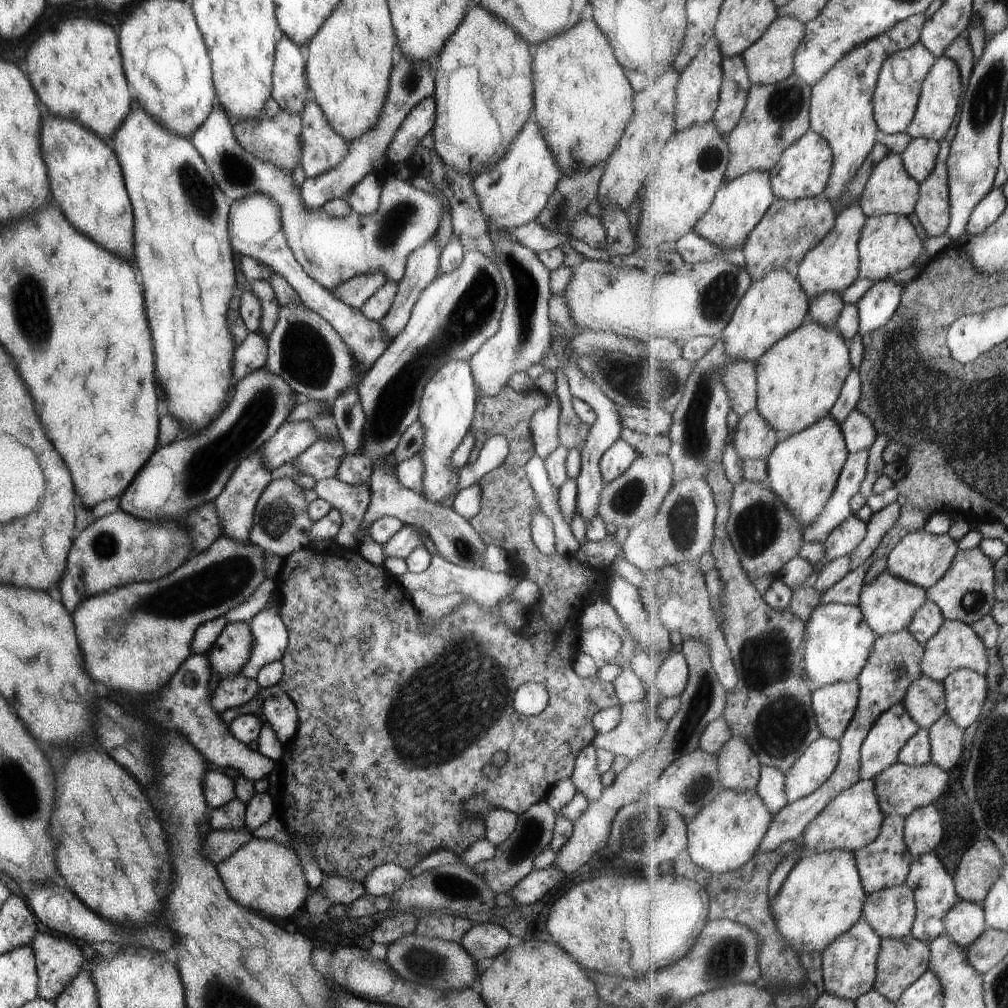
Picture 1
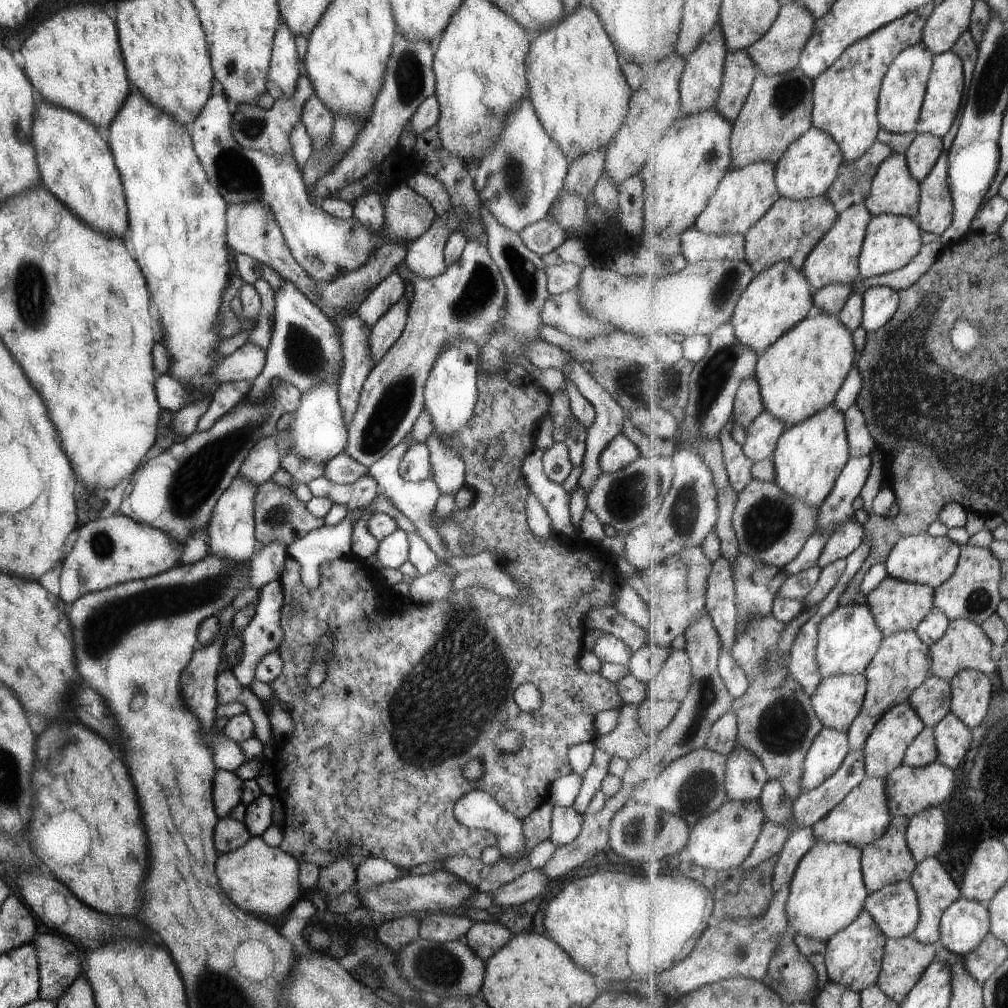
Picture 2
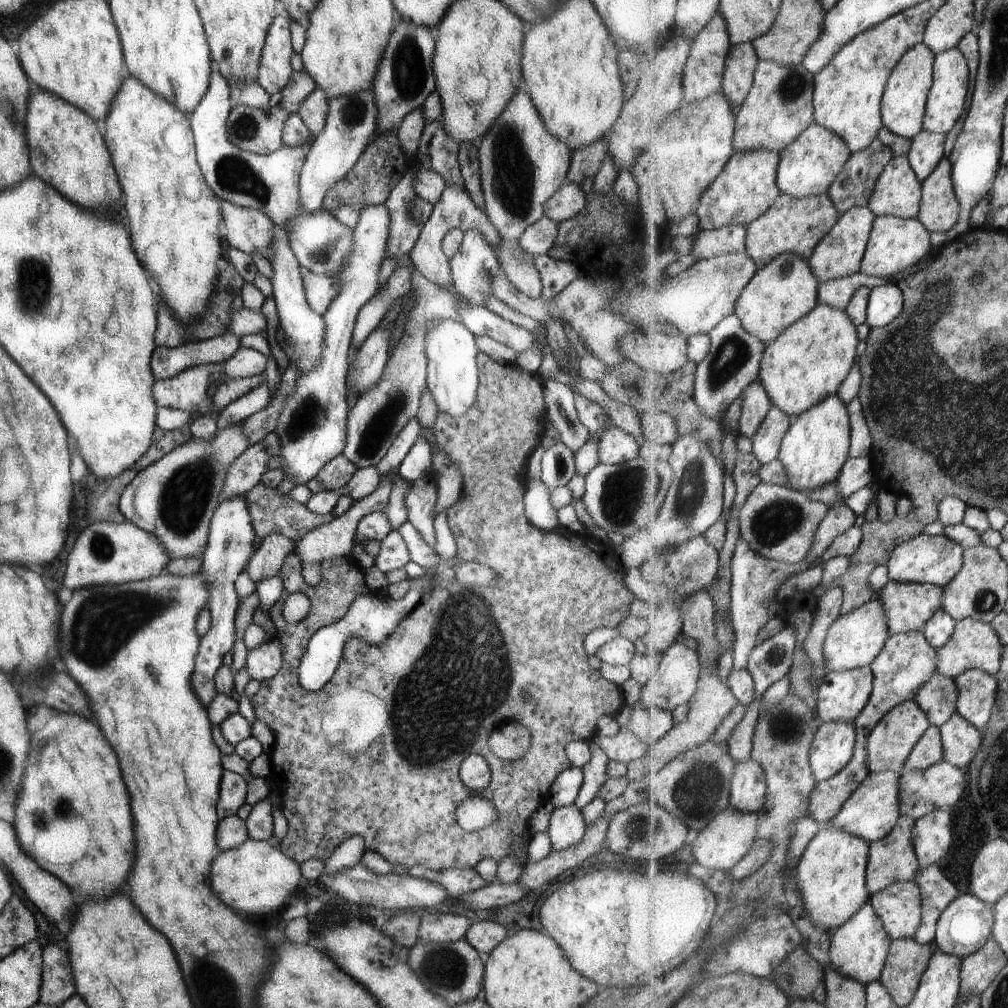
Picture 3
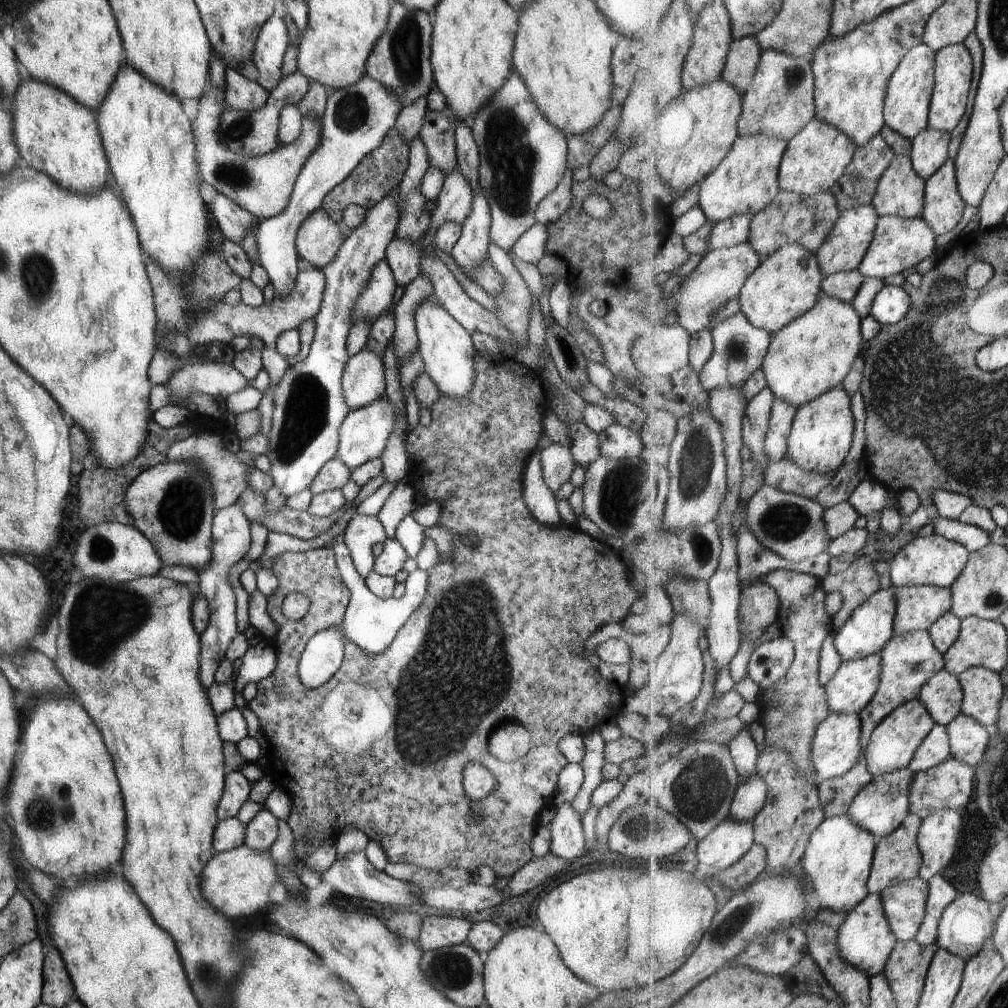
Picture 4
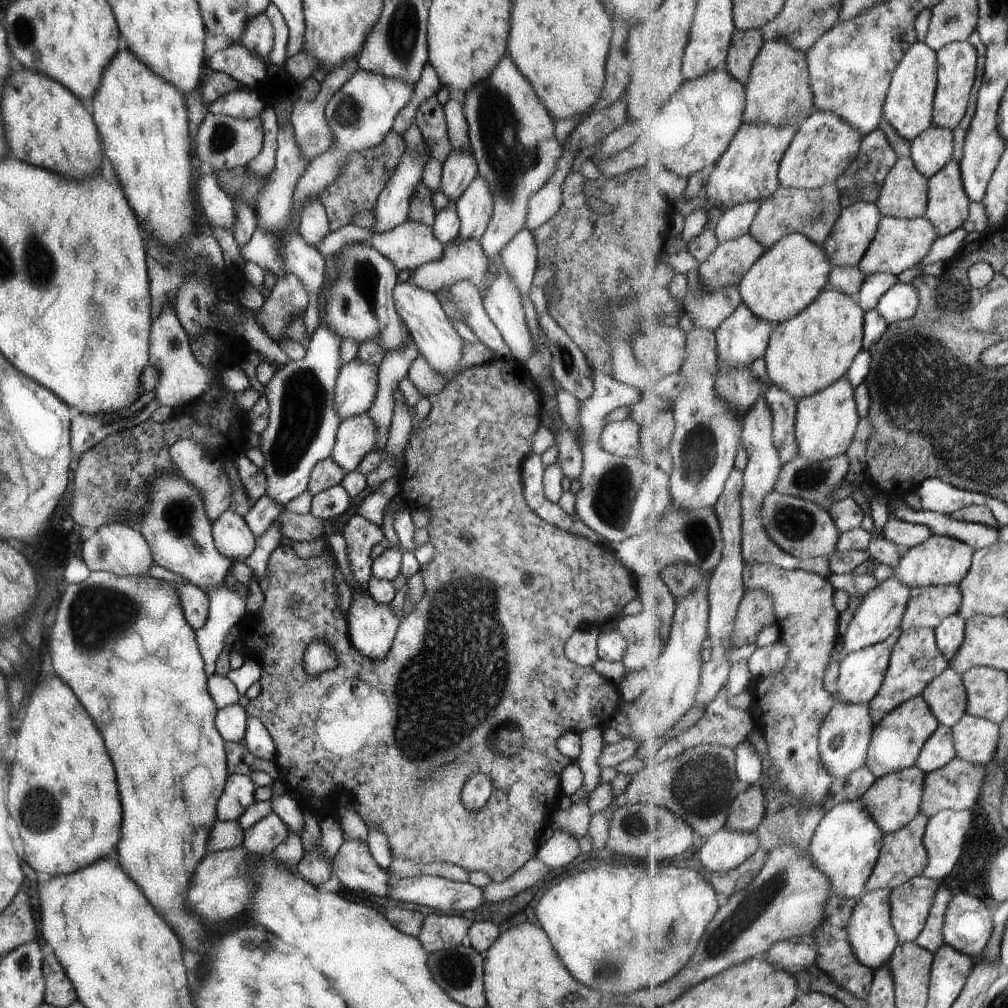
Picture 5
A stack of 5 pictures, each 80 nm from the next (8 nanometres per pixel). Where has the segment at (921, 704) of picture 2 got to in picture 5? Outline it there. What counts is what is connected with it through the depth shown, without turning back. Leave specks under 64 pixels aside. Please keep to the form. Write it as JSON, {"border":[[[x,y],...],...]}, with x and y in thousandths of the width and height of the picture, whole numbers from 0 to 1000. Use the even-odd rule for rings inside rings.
{"border":[[[940,662],[917,685],[917,693],[934,719],[947,721],[960,704],[960,685],[953,668]]]}

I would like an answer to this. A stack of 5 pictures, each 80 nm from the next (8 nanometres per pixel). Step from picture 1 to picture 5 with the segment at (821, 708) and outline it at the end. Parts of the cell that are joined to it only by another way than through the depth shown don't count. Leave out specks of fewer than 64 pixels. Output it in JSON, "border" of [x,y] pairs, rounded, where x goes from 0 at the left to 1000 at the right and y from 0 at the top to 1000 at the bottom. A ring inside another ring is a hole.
{"border":[[[890,624],[878,635],[864,643],[841,649],[833,659],[830,682],[838,697],[863,697],[876,681],[885,647],[895,625]]]}

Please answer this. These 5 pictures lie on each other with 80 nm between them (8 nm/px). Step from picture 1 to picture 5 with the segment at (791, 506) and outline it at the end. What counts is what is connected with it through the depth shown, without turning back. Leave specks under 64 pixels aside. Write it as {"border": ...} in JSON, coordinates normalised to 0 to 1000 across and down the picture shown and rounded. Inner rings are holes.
{"border":[[[840,373],[825,381],[822,385],[810,389],[807,393],[793,397],[790,413],[790,434],[794,451],[806,457],[819,457],[840,450],[852,417],[849,386]]]}

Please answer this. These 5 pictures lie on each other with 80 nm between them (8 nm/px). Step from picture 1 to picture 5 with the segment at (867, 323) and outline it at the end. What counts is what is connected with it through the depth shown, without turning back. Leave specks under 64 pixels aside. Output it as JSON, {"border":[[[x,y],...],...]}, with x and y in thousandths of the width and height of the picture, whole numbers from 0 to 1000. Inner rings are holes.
{"border":[[[890,281],[878,290],[869,307],[882,321],[886,321],[905,316],[912,303],[912,289],[904,281]]]}

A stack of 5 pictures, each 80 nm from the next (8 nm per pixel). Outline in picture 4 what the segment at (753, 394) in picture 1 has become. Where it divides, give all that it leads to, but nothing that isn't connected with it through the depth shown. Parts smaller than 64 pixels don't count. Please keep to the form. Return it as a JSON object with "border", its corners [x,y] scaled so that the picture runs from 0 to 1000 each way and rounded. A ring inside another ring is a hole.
{"border":[[[760,383],[742,399],[736,419],[738,440],[745,446],[745,451],[760,469],[760,464],[767,459],[759,448],[758,442],[762,430],[769,391]]]}

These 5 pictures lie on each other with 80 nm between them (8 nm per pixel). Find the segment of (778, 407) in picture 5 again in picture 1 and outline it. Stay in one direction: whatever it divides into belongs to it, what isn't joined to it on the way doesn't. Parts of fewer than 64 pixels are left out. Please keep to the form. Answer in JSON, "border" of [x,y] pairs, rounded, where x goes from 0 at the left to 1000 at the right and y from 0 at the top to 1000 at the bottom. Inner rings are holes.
{"border":[[[752,407],[732,414],[732,422],[723,438],[731,450],[739,455],[762,455],[777,432],[765,423]]]}

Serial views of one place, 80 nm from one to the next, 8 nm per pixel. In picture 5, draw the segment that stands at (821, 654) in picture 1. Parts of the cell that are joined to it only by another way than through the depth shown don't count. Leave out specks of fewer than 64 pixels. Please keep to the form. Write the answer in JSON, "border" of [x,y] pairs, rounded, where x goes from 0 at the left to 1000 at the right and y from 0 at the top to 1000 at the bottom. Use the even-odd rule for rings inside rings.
{"border":[[[885,571],[882,575],[872,578],[870,583],[856,593],[848,613],[842,618],[837,629],[837,647],[841,650],[878,637],[896,618],[904,591],[904,583],[892,572]]]}

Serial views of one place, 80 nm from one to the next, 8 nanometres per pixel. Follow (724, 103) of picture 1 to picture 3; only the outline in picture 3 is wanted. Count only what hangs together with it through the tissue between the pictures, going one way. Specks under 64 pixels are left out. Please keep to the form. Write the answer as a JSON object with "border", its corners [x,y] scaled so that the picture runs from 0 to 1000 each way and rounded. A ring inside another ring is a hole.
{"border":[[[746,43],[726,45],[714,91],[722,96],[730,110],[735,107],[745,91],[754,61]]]}

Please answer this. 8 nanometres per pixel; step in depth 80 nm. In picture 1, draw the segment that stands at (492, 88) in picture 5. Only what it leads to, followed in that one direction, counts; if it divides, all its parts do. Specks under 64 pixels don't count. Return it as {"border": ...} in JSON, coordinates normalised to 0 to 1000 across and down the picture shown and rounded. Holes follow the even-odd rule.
{"border":[[[526,113],[525,119],[518,123],[519,127],[510,135],[503,151],[488,166],[482,168],[480,172],[474,173],[468,179],[470,191],[475,199],[477,210],[484,221],[488,221],[494,226],[504,228],[529,219],[558,175],[556,166],[549,159],[550,155],[546,152],[538,133],[535,131],[536,127],[530,117],[527,119],[527,115],[529,113]]]}

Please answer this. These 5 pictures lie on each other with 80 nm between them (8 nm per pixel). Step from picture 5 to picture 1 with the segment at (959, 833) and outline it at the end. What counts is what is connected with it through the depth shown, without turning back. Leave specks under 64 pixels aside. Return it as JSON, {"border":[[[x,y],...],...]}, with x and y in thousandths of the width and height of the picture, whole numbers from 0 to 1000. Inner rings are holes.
{"border":[[[924,798],[900,809],[897,830],[908,852],[930,841],[936,831],[936,812],[932,804]]]}

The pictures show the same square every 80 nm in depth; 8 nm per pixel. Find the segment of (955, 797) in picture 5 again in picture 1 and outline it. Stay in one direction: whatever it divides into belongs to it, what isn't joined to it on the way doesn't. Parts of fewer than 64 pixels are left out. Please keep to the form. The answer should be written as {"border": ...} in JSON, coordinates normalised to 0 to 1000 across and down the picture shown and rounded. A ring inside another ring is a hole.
{"border":[[[891,756],[879,762],[866,774],[869,776],[869,789],[873,794],[874,804],[879,809],[899,811],[910,803],[926,798],[938,786],[939,776],[941,776],[941,767],[926,757],[905,761]]]}

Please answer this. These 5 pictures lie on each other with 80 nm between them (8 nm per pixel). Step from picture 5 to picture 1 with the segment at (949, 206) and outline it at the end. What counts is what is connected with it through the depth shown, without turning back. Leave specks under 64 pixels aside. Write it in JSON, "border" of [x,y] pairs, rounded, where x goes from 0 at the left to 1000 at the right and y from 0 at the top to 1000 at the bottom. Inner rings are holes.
{"border":[[[937,139],[929,166],[917,182],[913,183],[913,197],[909,202],[909,214],[922,235],[933,235],[941,228],[943,218],[940,157],[944,142]]]}

